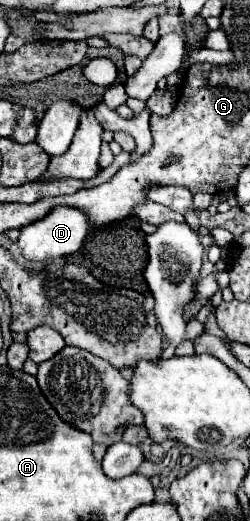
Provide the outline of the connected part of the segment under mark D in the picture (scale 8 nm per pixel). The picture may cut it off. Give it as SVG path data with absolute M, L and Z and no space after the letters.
M62 206L62 208L56 208L54 212L50 212L40 222L34 222L32 226L24 226L24 230L20 230L18 248L26 260L38 260L38 262L54 260L54 258L74 254L82 246L82 240L86 234L88 234L86 214L82 210Z

